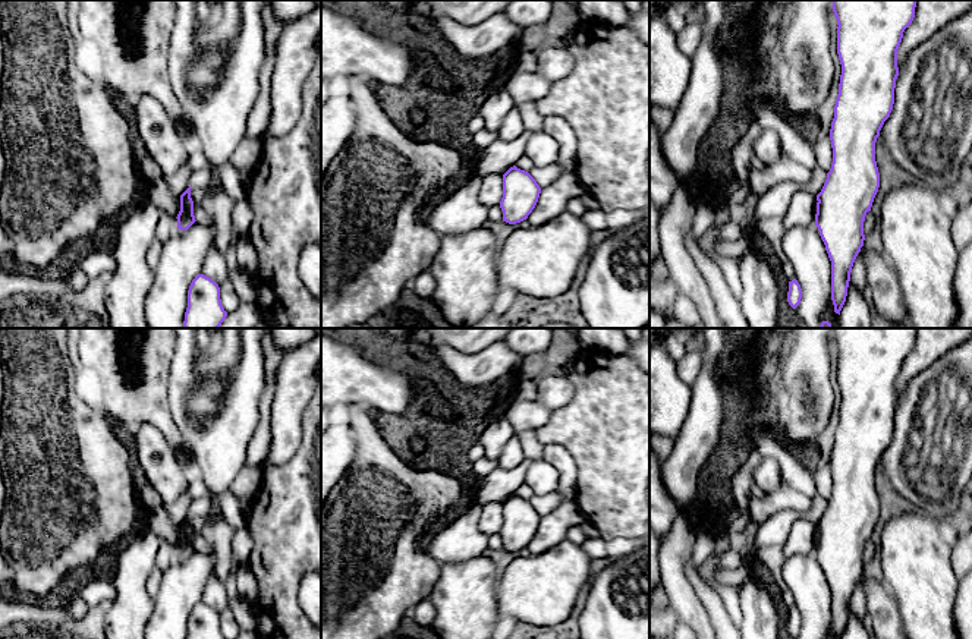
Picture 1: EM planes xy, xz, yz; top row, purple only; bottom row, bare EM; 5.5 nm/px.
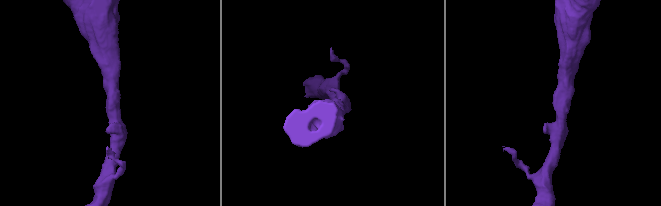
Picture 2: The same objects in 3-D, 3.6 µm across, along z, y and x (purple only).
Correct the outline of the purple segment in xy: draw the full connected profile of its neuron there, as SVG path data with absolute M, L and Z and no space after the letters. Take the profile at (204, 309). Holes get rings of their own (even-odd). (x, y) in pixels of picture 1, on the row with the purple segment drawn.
M198 274L188 290L183 328L218 328L226 317L218 284L210 277Z

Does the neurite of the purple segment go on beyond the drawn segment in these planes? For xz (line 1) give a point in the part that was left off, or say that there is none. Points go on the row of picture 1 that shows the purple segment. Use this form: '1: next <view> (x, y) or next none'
1: next none

